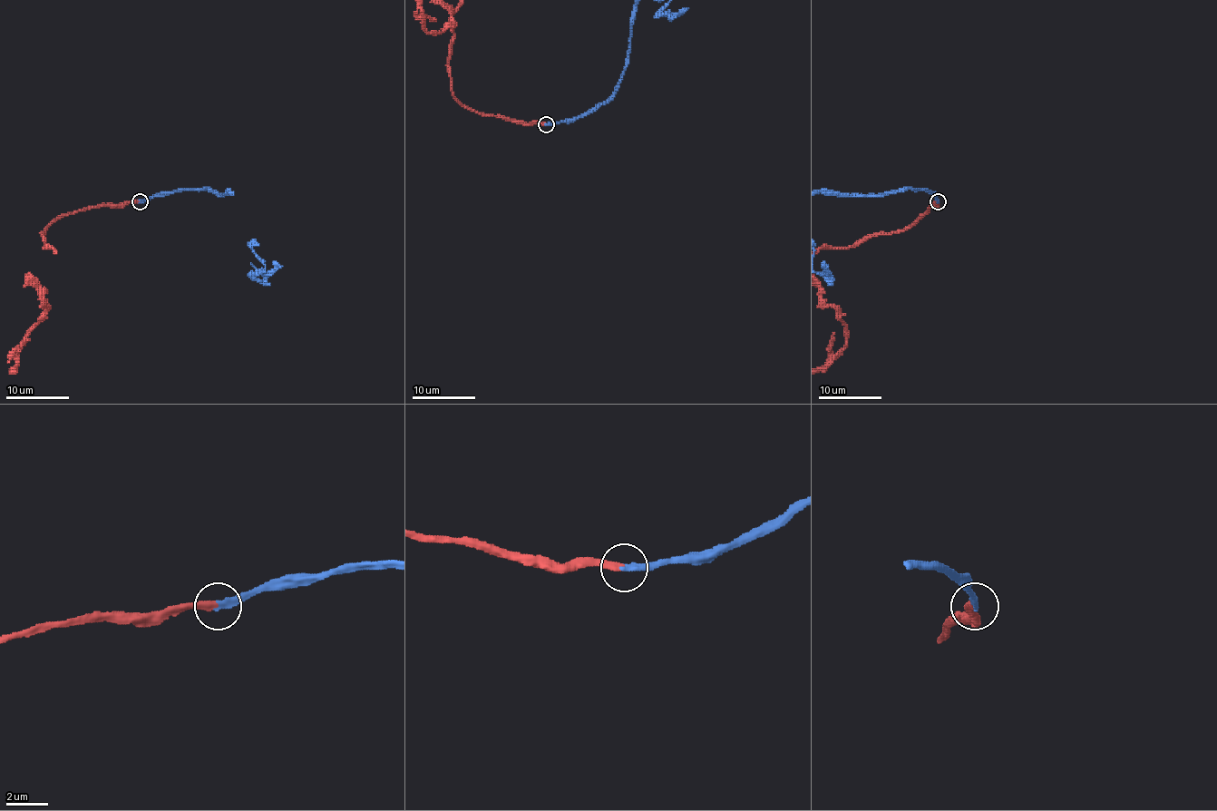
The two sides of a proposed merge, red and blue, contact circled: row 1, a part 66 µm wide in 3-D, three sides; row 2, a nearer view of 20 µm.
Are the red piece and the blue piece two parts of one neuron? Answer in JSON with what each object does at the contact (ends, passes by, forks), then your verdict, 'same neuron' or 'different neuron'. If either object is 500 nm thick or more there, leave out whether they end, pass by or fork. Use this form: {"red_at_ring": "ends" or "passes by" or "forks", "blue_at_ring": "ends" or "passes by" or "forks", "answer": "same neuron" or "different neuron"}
{"red_at_ring": "ends", "blue_at_ring": "ends", "answer": "same neuron"}

